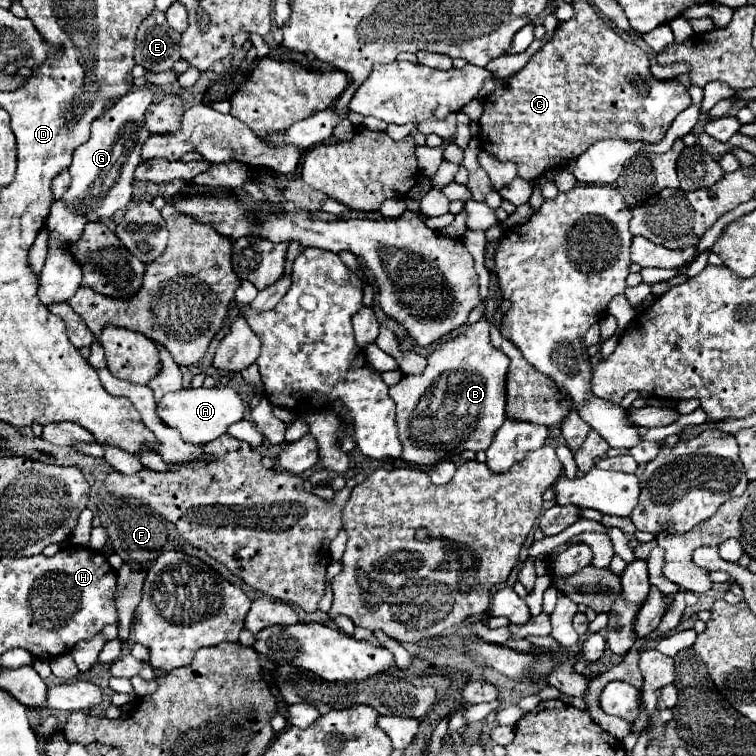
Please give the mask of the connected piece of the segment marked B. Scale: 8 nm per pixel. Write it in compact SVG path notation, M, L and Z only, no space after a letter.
M483 316L479 322L471 324L471 326L469 326L463 334L459 334L455 340L439 342L439 344L435 346L435 350L429 354L429 358L427 358L427 368L423 370L423 374L405 376L405 378L401 378L399 384L395 384L395 386L389 388L389 394L391 394L391 398L393 398L395 404L397 404L399 438L403 438L403 454L401 454L401 460L405 460L405 462L411 464L411 466L427 466L427 468L433 466L433 464L437 464L439 460L443 460L443 458L445 458L445 418L477 418L475 424L473 424L473 428L471 428L469 432L465 432L463 436L457 438L457 448L459 448L459 450L473 450L473 452L477 452L477 450L487 450L487 446L489 446L491 440L493 440L493 432L505 422L505 374L507 374L507 366L509 366L509 358L507 358L501 350L491 348L491 344L489 344L489 322L487 322L487 316Z

